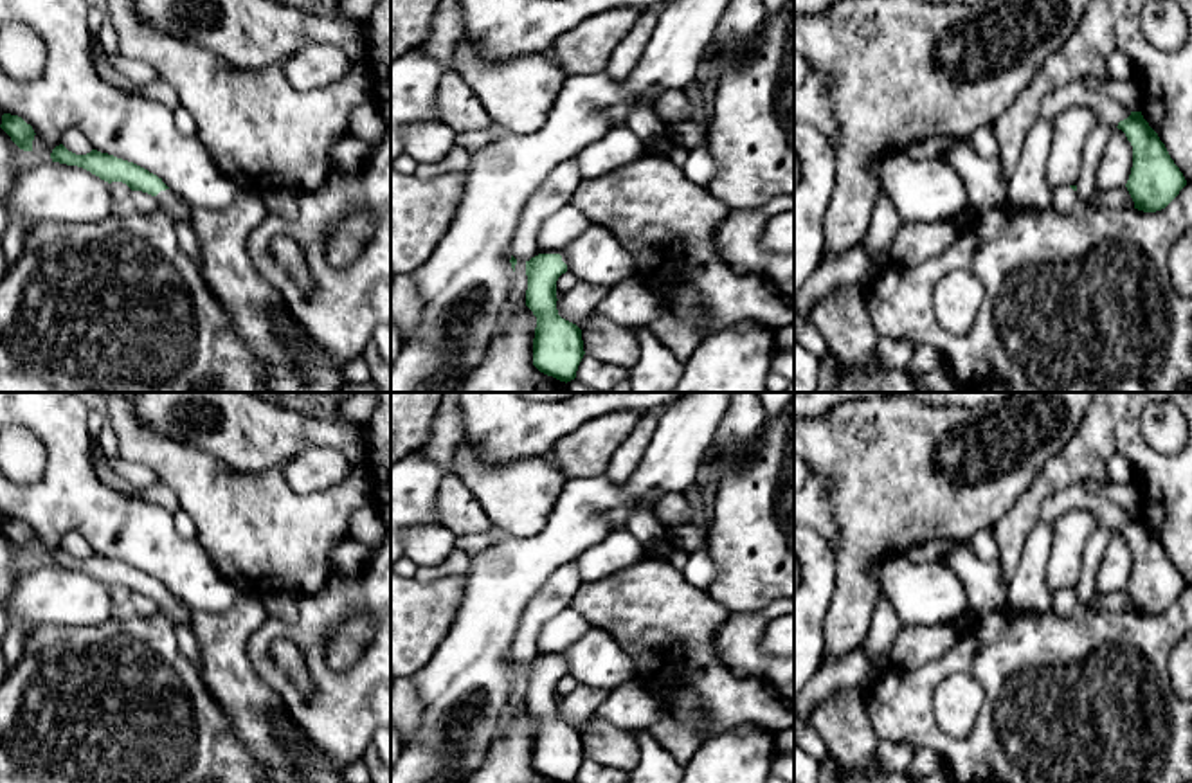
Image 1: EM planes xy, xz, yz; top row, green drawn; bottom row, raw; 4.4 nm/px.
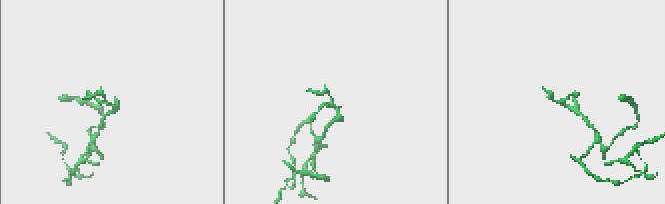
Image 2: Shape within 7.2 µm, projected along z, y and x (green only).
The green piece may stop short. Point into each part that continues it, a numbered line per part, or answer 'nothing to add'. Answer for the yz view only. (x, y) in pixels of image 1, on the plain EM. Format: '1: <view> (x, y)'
1: yz (1063, 603)

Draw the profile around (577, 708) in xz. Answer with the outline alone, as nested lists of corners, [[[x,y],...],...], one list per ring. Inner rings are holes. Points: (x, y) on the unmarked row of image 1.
[[[578,684],[573,693],[556,704],[558,718],[578,729],[594,718],[596,709],[605,702],[609,693],[609,689]]]

